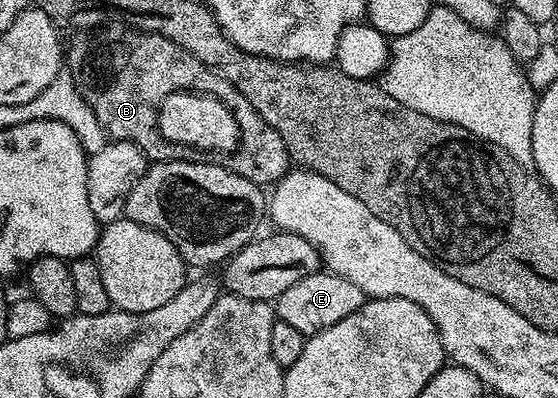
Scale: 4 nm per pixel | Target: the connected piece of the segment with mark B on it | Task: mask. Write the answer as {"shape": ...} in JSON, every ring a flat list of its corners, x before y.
{"shape":[[120,24,124,26,104,26,101,30,92,30,89,34,80,34,72,42,72,47,69,45,66,50,66,66,70,71,72,79,76,82,76,88,83,94,84,99,88,102,88,107,94,112,94,116,102,124,105,135,109,139,118,141,130,141,138,146,140,152,148,158,149,163,154,162,191,162,194,158,194,150,191,146,183,146,181,143,171,142,160,131,160,116,158,113,158,107,169,98,172,93,178,93,180,91,195,91,198,94,208,94,215,98,220,99,225,105,232,110,234,120,238,124,238,132,240,133,240,140,227,159,226,165,229,170,232,170,238,176,246,176,246,180,255,182,257,186,261,188,271,187,273,184,280,181,290,169,290,159,288,157,288,149,286,144,282,144,282,136,278,136,278,132,274,132,274,128,270,128,270,124,266,124,266,120,262,120,262,116,258,116,258,112,254,108,254,104,250,104,250,100,246,100,246,96,242,96,242,92,238,92,234,88,234,84,230,84,226,80,222,80,222,76,218,76,210,68,206,68,206,64,202,64,202,60,198,60,198,56,190,56,190,52,186,52,186,48,178,48,178,44,174,44,174,40,166,40,166,36,158,36,157,34,151,34,145,30,137,30,135,26,131,24]]}

